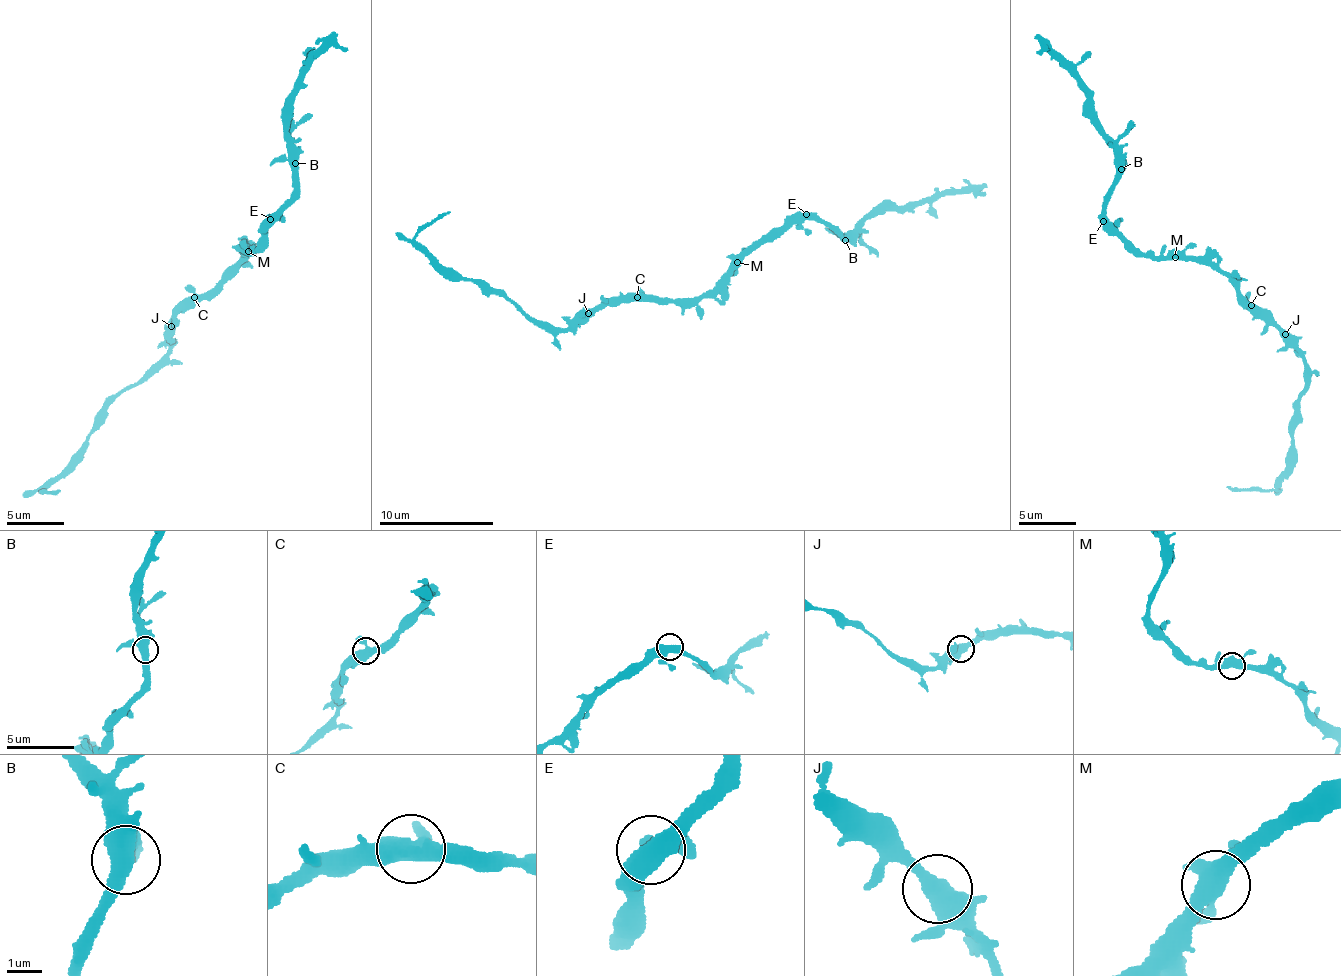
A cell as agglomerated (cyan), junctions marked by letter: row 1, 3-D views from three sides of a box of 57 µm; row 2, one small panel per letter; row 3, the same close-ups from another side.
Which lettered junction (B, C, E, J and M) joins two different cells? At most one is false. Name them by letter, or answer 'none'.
none

